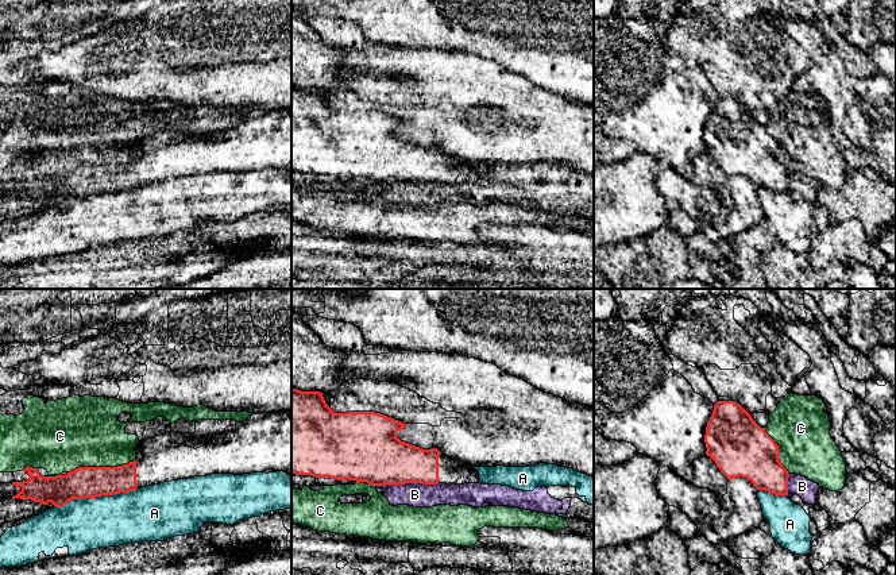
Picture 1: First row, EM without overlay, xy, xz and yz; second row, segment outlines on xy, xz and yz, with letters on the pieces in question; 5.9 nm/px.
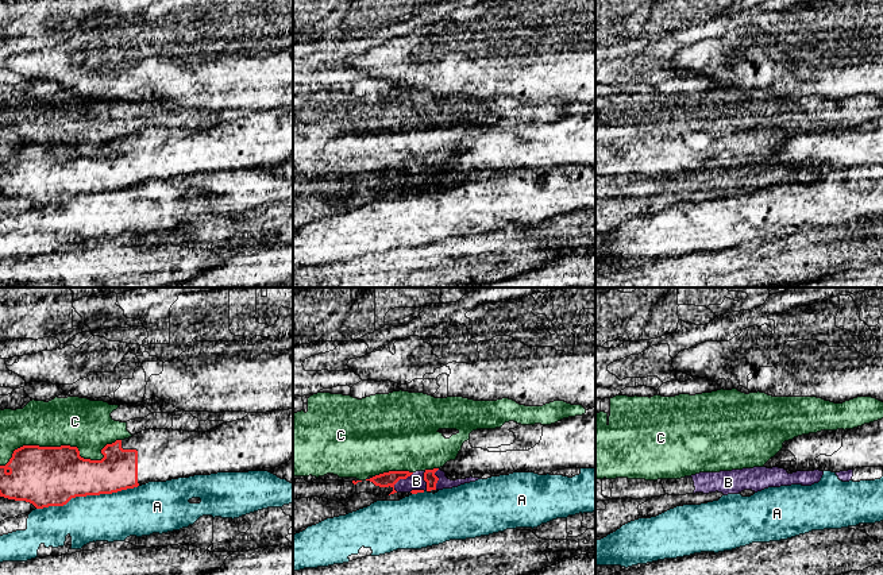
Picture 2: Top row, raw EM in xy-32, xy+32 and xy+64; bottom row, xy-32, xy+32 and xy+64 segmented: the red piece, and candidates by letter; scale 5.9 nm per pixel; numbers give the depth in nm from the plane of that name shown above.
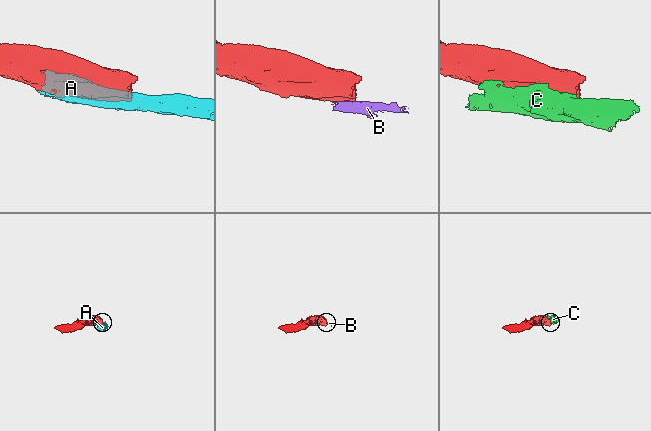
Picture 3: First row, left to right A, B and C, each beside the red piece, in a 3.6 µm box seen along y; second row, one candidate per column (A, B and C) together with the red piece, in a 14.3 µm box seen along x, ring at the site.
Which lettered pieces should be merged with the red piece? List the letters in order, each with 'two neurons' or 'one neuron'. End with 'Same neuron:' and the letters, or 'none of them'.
A: two neurons
B: two neurons
C: two neurons
Same neuron: none of them

